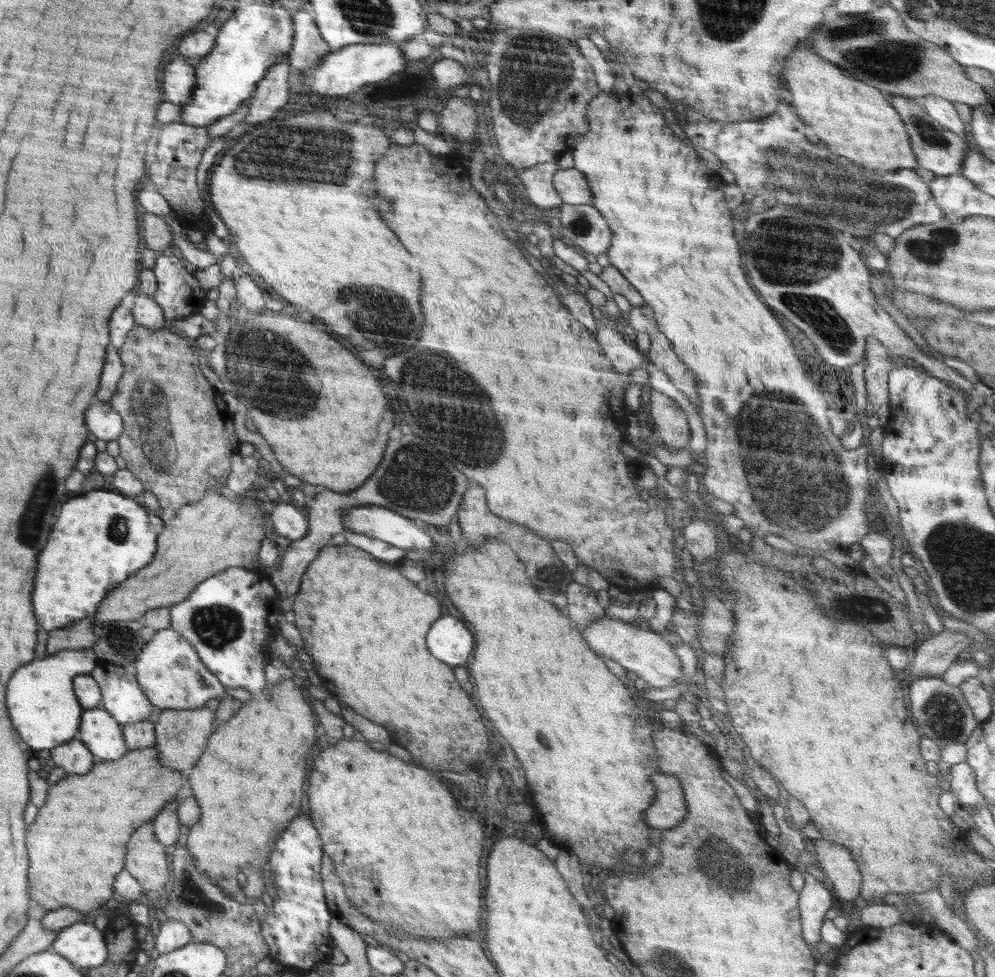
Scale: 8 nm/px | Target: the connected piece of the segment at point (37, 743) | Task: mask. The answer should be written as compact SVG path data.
M92 648L76 649L72 652L60 651L14 672L8 682L8 714L20 738L32 750L38 752L44 748L59 747L77 738L84 708L75 695L74 680L78 675L94 670L98 663L99 659Z

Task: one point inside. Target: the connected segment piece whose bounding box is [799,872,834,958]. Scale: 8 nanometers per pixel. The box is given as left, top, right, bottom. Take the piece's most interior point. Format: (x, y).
(815, 900)

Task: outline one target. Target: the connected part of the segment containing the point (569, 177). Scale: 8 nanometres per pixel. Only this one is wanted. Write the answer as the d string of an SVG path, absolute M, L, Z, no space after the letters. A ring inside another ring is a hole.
M576 168L558 169L552 180L554 188L564 204L591 204L592 191L584 174Z

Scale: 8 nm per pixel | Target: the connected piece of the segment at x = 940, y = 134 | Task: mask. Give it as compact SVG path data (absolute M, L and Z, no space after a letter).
M888 94L890 104L894 106L894 110L898 112L900 120L906 124L910 144L917 158L917 163L925 169L931 170L937 175L956 175L959 174L962 168L962 161L966 151L972 147L969 137L960 137L954 132L942 127L936 120L932 120L927 115L925 108L920 105L912 97L894 96Z

